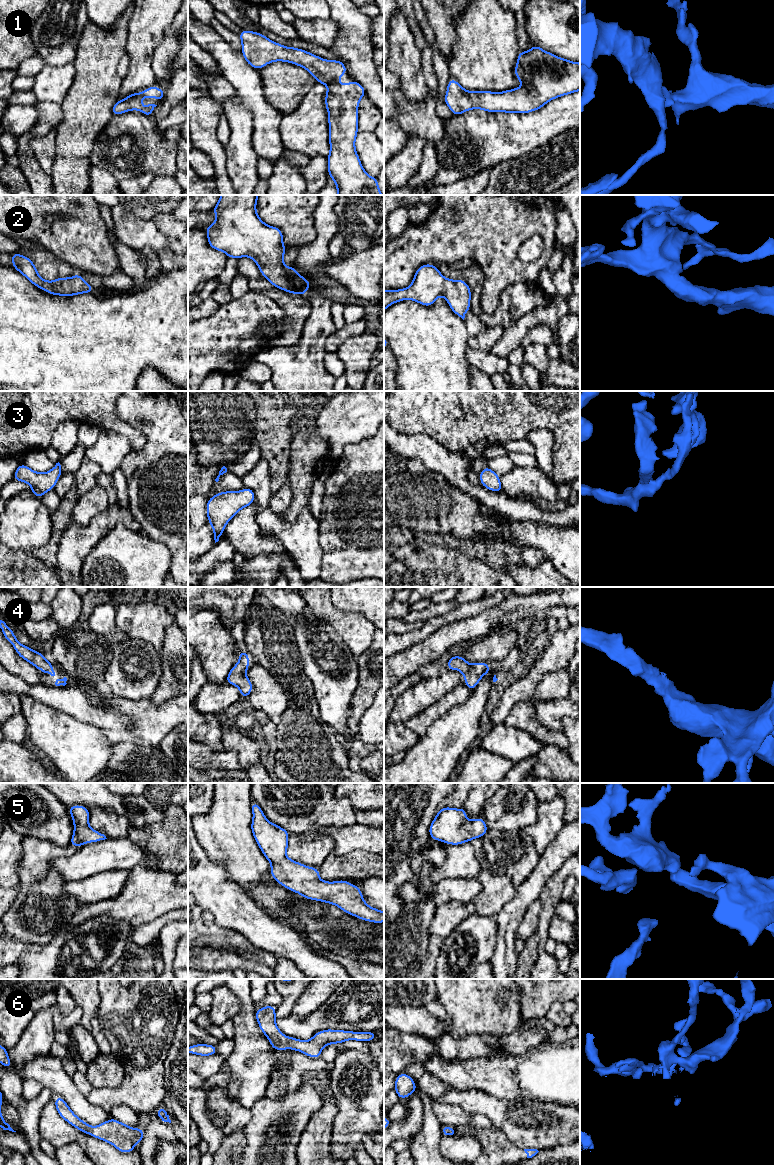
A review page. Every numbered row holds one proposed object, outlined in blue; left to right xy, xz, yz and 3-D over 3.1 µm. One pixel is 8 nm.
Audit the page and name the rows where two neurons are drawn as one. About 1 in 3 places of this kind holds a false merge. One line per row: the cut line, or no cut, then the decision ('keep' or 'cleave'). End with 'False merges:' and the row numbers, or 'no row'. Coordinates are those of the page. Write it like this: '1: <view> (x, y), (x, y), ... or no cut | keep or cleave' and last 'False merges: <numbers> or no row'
1: no cut | keep
2: no cut | keep
3: no cut | keep
4: no cut | keep
5: no cut | keep
6: no cut | keep
False merges: no row

